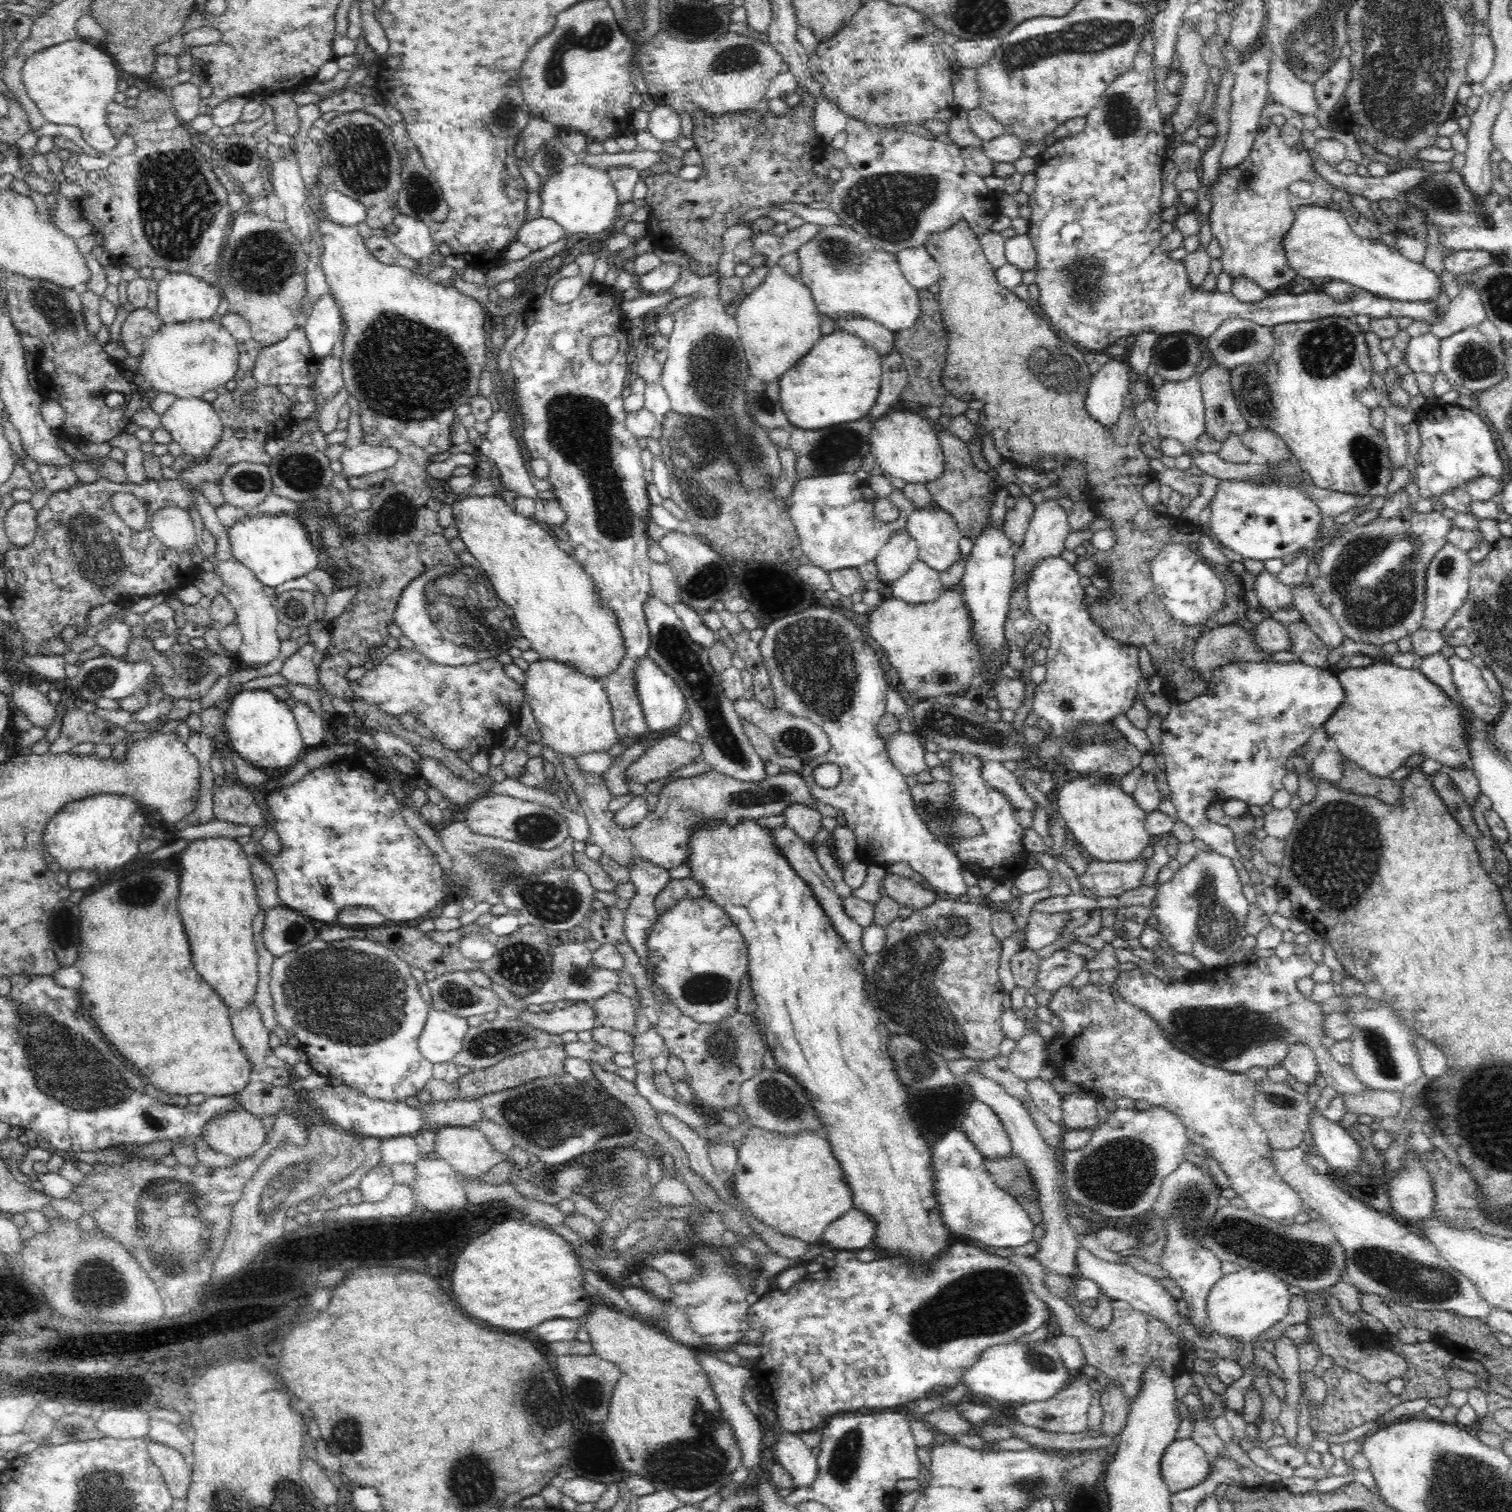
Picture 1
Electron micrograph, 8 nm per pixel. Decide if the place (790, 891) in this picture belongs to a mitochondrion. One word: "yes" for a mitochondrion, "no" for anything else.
no

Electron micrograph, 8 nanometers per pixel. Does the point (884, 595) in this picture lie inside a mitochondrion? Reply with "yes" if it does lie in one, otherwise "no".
no

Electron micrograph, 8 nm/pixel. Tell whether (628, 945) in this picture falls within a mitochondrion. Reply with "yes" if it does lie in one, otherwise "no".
no

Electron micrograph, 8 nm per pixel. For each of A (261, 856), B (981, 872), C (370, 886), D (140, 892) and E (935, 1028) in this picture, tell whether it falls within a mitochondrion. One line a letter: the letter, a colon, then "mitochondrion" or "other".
A: other
B: other
C: other
D: mitochondrion
E: mitochondrion

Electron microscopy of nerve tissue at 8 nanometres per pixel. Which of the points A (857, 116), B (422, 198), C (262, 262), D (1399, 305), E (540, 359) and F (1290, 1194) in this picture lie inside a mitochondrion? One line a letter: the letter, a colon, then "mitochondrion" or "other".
A: other
B: mitochondrion
C: mitochondrion
D: other
E: other
F: other

